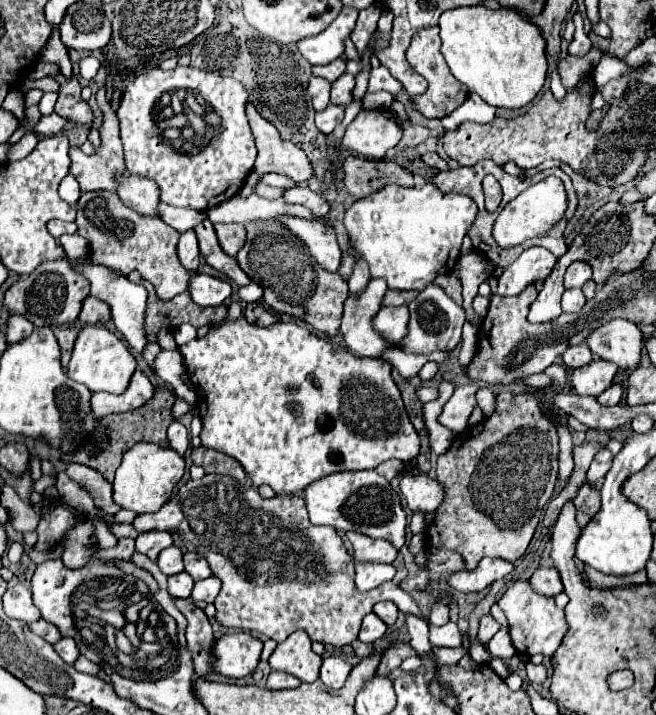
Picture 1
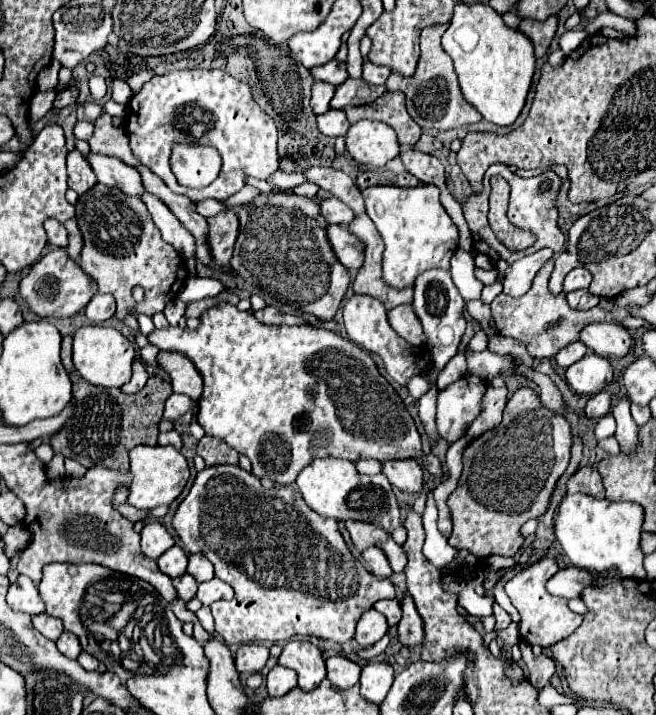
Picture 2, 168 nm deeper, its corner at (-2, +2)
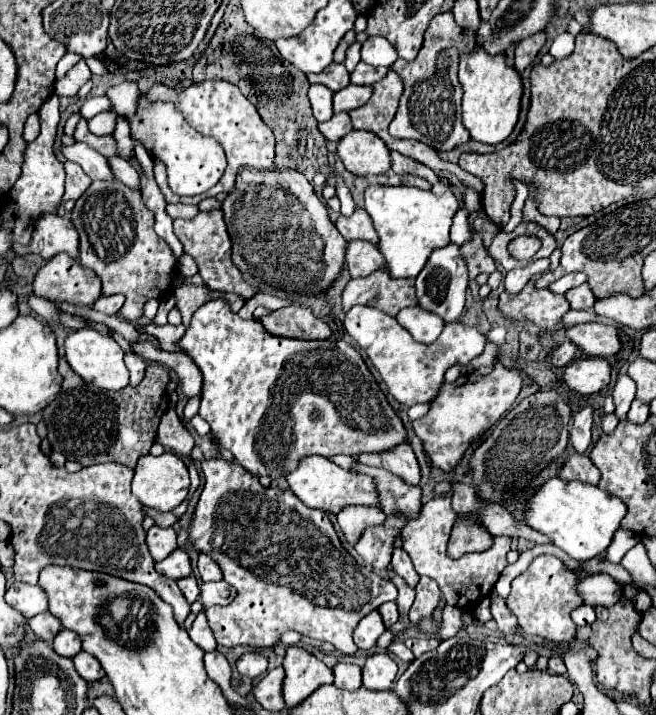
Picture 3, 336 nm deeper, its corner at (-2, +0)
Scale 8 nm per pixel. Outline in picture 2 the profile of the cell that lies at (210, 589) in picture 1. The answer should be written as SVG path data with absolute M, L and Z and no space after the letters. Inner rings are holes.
M211 579L211 581L205 581L205 583L199 583L199 591L197 591L197 599L203 603L203 605L211 605L219 599L233 599L233 589L231 585L223 583L221 579Z

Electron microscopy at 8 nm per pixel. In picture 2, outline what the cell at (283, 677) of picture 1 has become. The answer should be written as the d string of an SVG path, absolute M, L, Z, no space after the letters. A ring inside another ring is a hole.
M275 665L267 675L267 693L271 697L283 697L297 687L297 673L283 665Z

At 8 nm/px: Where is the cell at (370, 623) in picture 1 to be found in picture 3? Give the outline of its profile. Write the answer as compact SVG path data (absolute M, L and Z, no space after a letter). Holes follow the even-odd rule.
M371 611L369 615L365 615L361 619L361 623L357 625L355 633L353 633L353 639L355 639L355 645L363 651L369 651L371 647L375 647L377 639L385 633L385 625L383 625L383 619L379 615L379 611Z

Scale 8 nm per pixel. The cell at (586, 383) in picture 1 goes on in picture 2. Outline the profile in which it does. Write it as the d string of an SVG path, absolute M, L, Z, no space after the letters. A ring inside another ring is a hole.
M587 353L577 363L573 363L567 373L567 383L571 389L579 395L595 395L597 391L603 391L607 383L613 379L613 367L609 359Z

